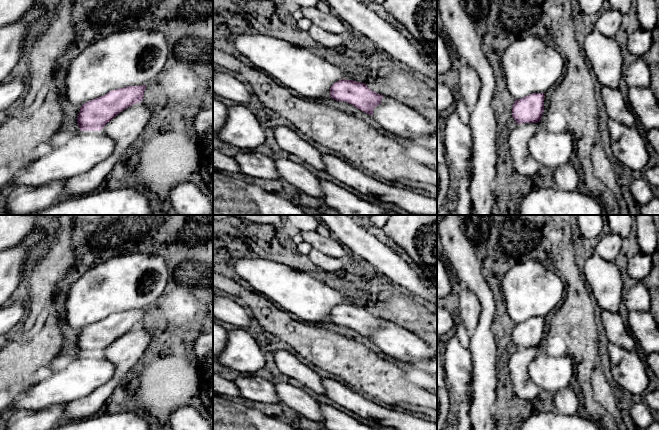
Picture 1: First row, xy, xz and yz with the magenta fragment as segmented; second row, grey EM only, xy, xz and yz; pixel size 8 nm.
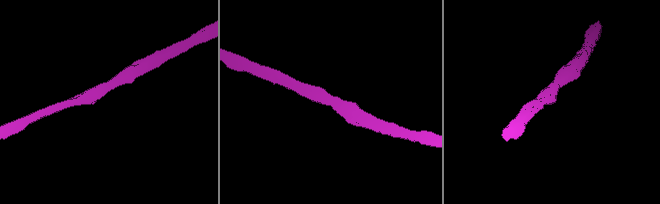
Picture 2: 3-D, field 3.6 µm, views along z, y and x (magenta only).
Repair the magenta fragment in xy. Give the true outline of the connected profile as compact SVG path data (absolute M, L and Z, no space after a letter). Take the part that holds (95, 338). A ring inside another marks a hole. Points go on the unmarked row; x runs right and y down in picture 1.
M146 309L119 312L86 326L77 342L80 355L101 355L124 333L143 325L145 313Z

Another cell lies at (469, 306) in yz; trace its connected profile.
M462 288L459 294L460 321L469 334L472 334L478 324L481 305L478 298L467 288Z

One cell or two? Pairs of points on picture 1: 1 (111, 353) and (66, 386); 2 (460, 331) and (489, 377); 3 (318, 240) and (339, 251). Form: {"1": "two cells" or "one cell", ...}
{"1": "two cells", "2": "two cells", "3": "one cell"}

